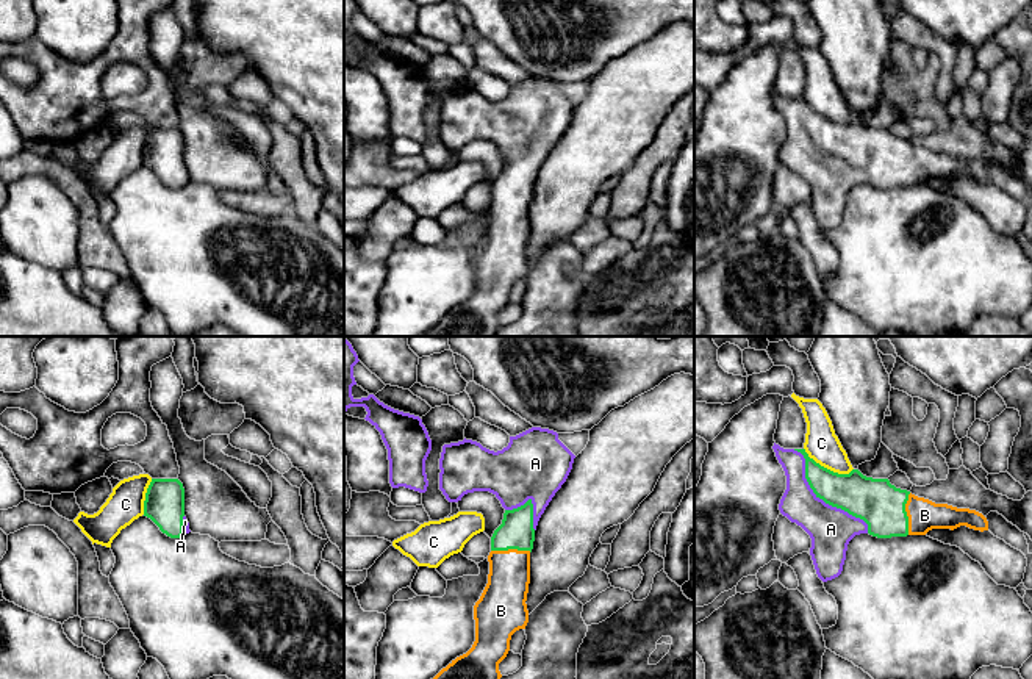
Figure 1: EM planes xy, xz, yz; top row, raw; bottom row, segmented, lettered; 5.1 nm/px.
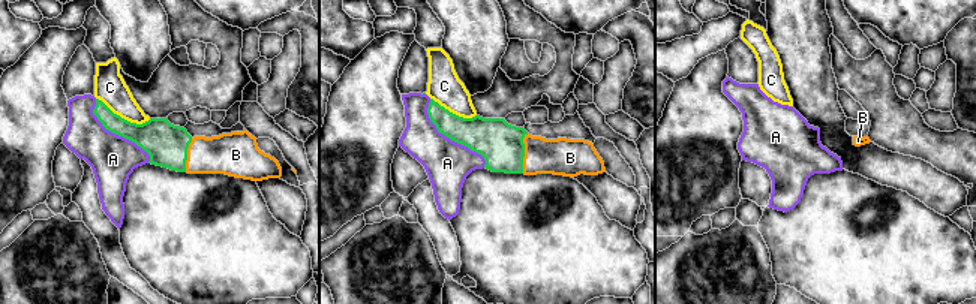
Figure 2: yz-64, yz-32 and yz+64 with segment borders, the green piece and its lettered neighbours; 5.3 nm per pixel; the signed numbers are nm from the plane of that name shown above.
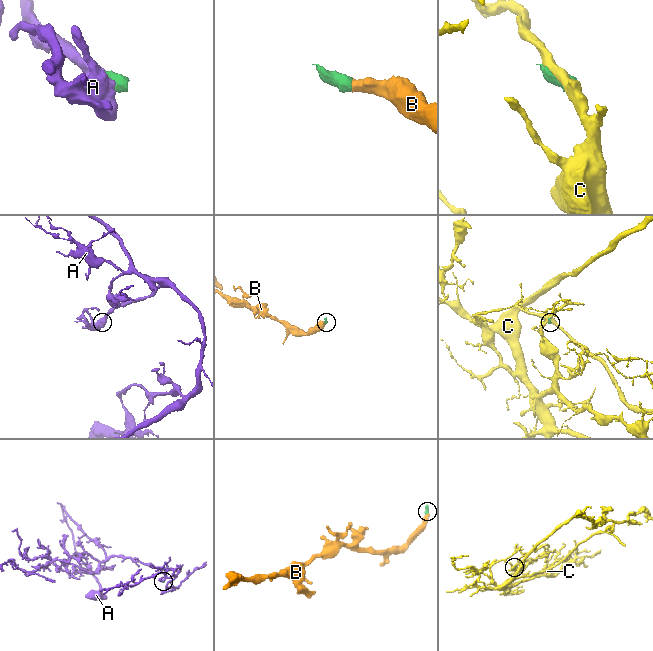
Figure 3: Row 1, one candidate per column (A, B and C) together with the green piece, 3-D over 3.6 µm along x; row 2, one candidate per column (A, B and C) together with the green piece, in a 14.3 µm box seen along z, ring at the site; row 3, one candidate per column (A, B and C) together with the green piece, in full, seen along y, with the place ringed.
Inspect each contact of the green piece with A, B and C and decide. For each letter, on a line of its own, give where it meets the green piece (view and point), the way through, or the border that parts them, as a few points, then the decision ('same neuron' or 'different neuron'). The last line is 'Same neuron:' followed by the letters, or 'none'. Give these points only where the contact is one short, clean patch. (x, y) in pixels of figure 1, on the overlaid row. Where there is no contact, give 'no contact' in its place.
A: yz (821, 498) | same neuron
B: yz (906, 513) | across yz (882, 506), (888, 512), (906, 513), (924, 515) | same neuron
C: yz (826, 468) | different neuron
Same neuron: A, B

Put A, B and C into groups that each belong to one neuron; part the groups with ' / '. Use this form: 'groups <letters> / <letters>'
groups A B / C

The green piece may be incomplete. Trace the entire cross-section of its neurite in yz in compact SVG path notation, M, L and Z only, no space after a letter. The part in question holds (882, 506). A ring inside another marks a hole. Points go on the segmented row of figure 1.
M776 443L772 449L787 476L787 490L779 510L810 535L810 555L822 582L841 574L847 544L860 534L891 538L926 535L932 529L954 530L960 526L980 532L988 530L987 518L976 510L935 504L896 488L888 479L866 477L858 469L852 469L849 474L833 472L810 458L805 449L783 449Z

